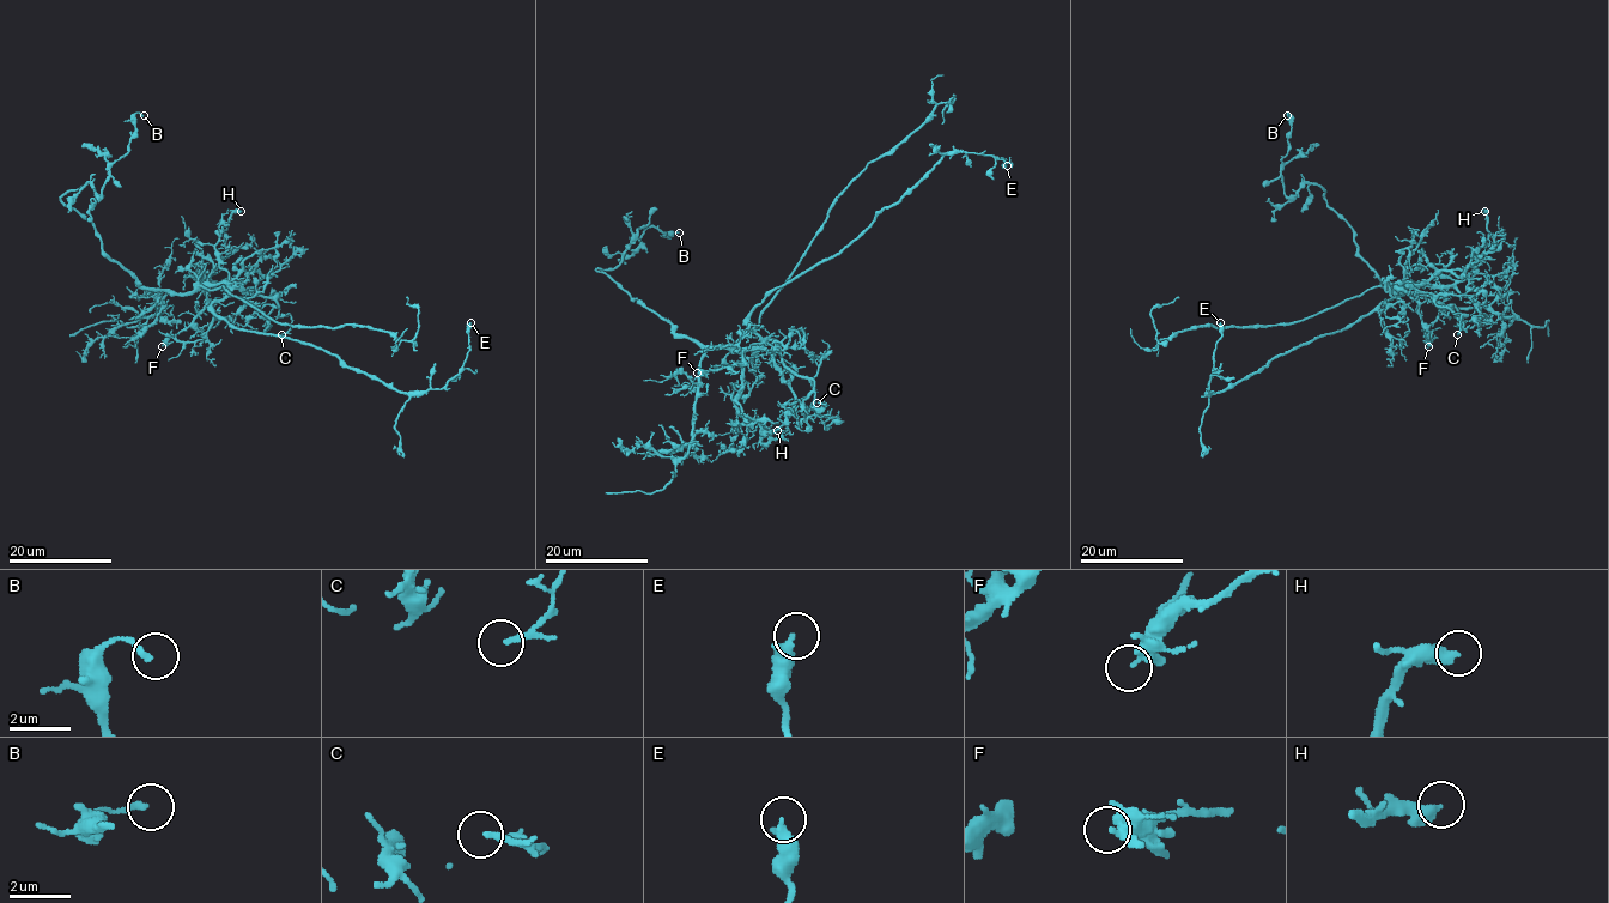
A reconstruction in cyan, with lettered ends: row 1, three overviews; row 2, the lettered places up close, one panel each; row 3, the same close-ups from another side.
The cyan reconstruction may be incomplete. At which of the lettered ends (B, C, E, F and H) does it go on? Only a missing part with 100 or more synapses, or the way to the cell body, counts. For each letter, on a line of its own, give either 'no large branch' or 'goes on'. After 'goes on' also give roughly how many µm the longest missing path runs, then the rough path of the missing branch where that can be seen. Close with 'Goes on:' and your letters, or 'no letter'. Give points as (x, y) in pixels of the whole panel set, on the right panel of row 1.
B: no large branch
C: no large branch
E: no large branch
F: no large branch
H: no large branch
Goes on: no letter

